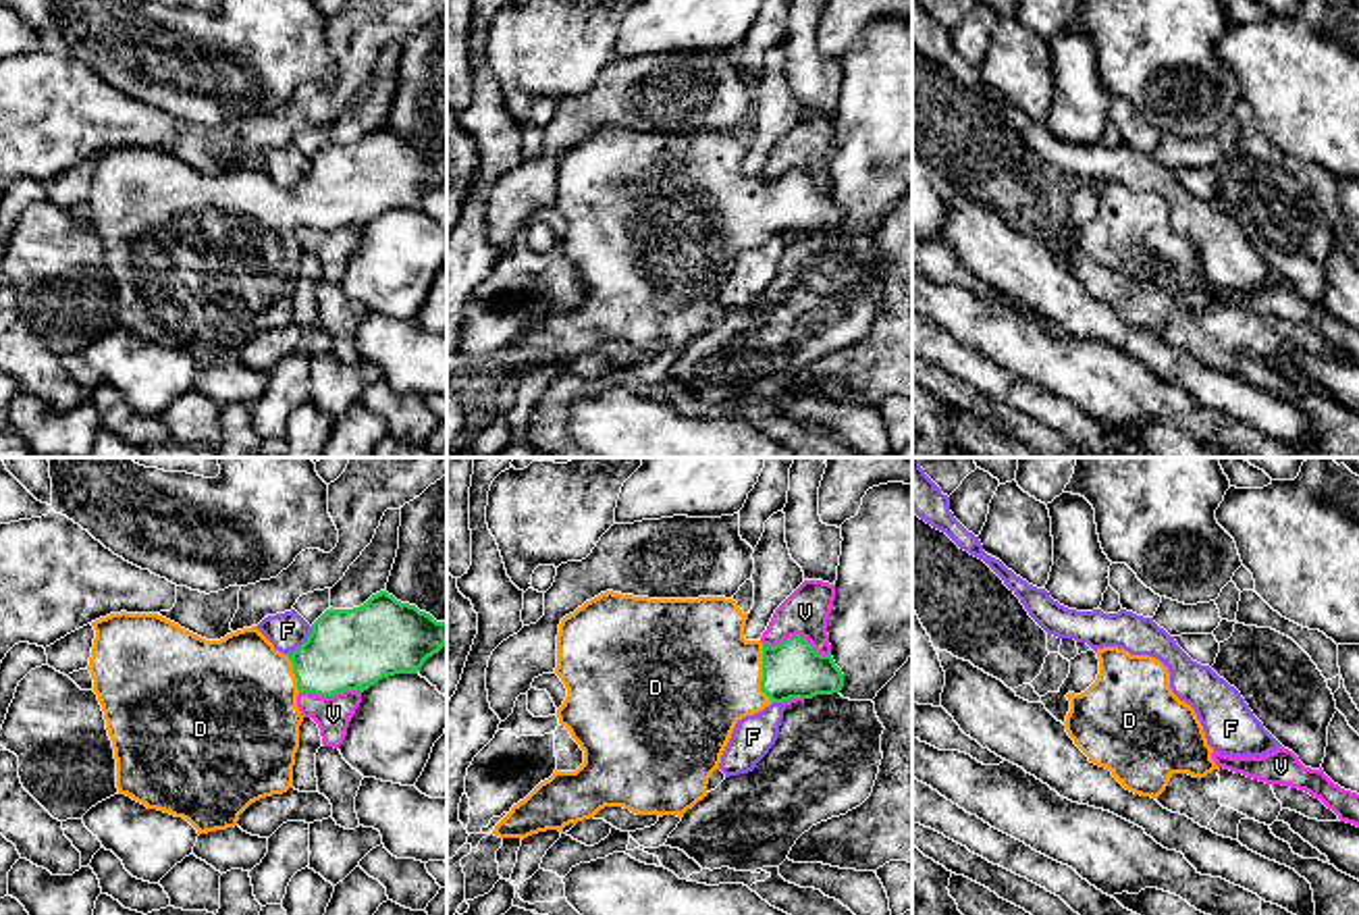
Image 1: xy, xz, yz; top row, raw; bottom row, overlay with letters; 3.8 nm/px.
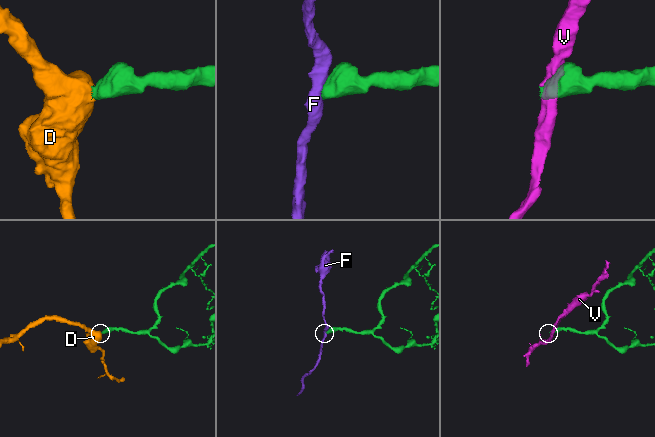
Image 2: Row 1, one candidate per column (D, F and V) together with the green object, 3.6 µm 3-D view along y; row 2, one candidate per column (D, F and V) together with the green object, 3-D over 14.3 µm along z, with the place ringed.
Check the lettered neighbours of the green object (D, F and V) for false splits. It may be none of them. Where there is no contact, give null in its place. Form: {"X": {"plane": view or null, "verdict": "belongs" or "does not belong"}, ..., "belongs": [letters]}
{"D": {"plane": "xz", "verdict": "belongs"}, "F": {"plane": "xy", "verdict": "does not belong"}, "V": {"plane": "xz", "verdict": "does not belong"}, "belongs": ["D"]}

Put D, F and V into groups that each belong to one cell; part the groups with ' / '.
D / F / V

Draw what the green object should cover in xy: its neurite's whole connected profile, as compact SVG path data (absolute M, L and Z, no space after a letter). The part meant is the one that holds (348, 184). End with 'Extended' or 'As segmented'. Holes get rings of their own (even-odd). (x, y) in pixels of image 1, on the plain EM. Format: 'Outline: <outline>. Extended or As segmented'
Outline: M387 125L353 143L326 143L308 175L285 189L256 162L243 162L220 175L206 175L158 148L110 148L91 156L96 164L89 208L104 245L116 293L116 322L148 343L187 354L197 368L235 362L256 335L293 322L293 299L303 250L299 227L332 231L368 225L395 208L418 208L428 191L447 179L447 154L436 156L416 139L401 137Z. Extended

